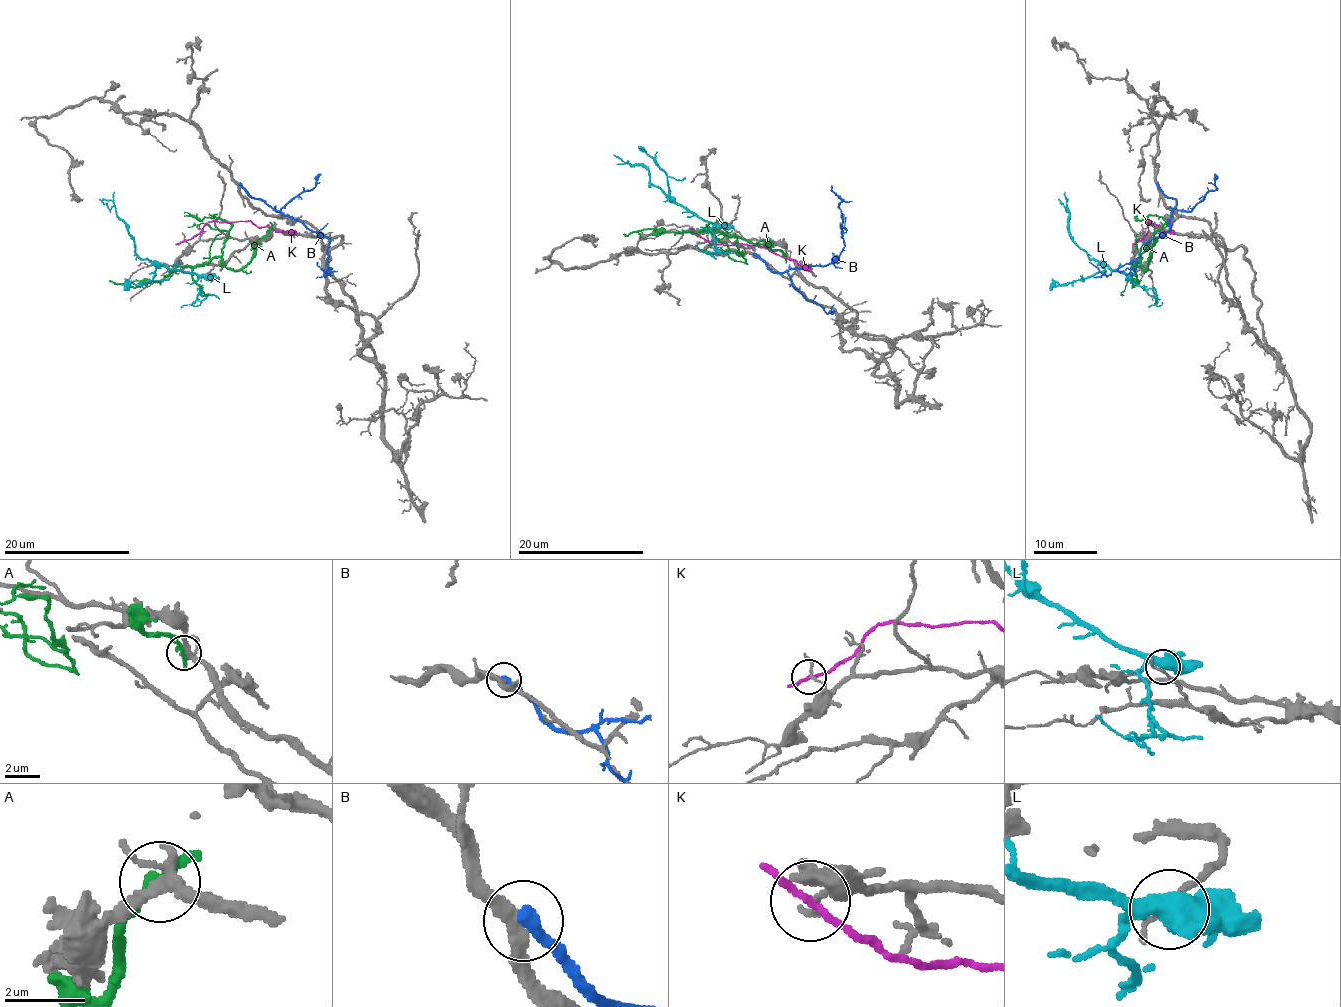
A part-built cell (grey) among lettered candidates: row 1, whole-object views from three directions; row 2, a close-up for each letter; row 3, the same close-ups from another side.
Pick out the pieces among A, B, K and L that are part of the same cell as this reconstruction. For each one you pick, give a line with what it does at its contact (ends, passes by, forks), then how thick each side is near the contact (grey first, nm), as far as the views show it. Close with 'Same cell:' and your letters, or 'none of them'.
Same cell: none of them

